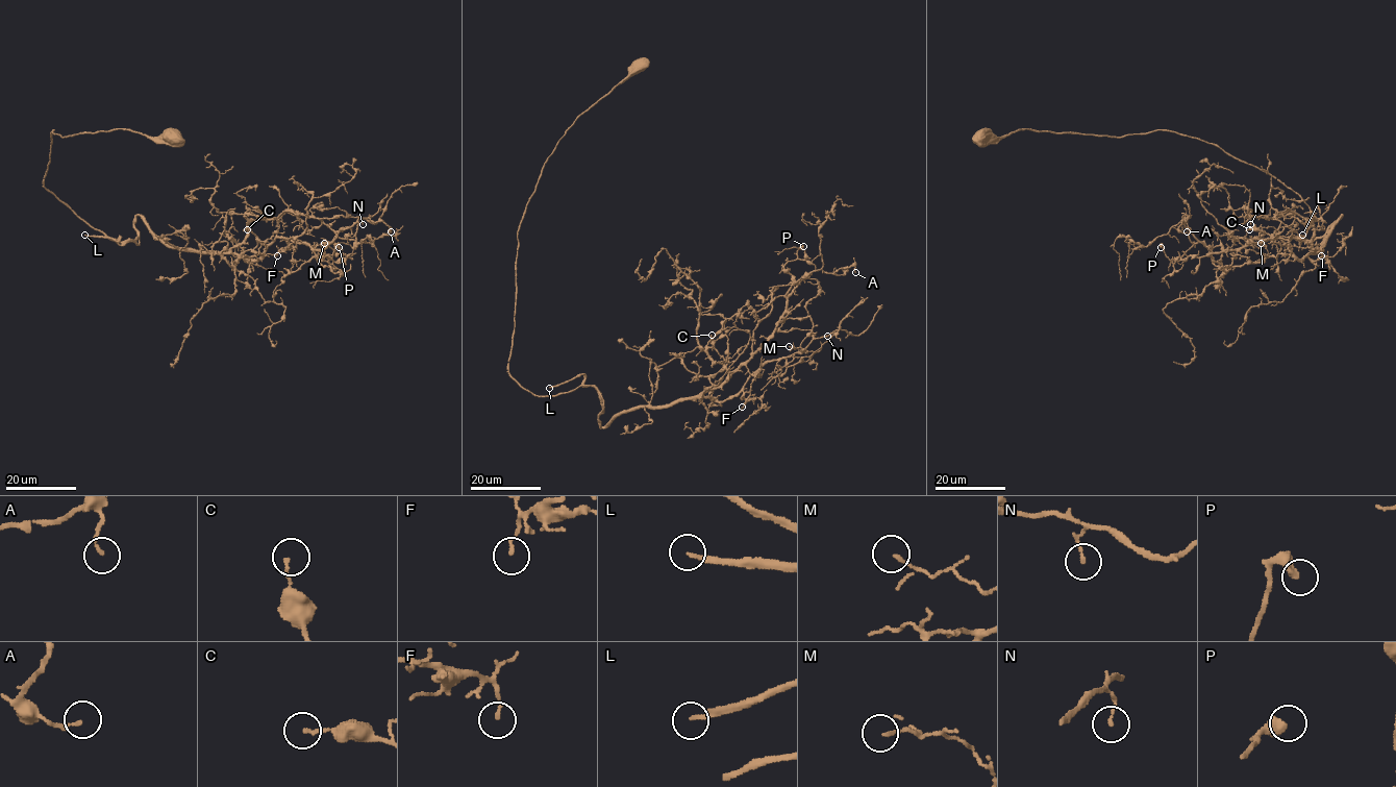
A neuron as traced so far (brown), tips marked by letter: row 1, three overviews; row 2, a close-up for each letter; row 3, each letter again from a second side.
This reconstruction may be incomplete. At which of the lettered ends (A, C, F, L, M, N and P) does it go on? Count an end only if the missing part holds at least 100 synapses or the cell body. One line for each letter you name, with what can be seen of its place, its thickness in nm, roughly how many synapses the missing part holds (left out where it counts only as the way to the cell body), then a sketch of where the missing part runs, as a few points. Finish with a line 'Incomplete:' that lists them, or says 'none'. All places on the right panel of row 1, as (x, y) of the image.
L: (1302, 235) | 190 nm | 250 syn | (1302, 235), (1323, 227), (1323, 204), (1344, 206), (1321, 226), (1301, 295), (1316, 283), (1229, 242), (1193, 298)
Incomplete: L

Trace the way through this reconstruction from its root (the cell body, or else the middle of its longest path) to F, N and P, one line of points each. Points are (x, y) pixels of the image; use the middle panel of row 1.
F: (640, 67), (566, 131), (527, 204), (508, 373), (536, 395), (593, 386), (604, 427), (744, 365), (742, 407)
N: (640, 67), (566, 131), (527, 204), (508, 373), (536, 395), (593, 386), (604, 427), (731, 398), (827, 336)
P: (640, 67), (527, 204), (508, 373), (536, 395), (593, 386), (600, 427), (696, 399), (772, 334), (803, 246)

